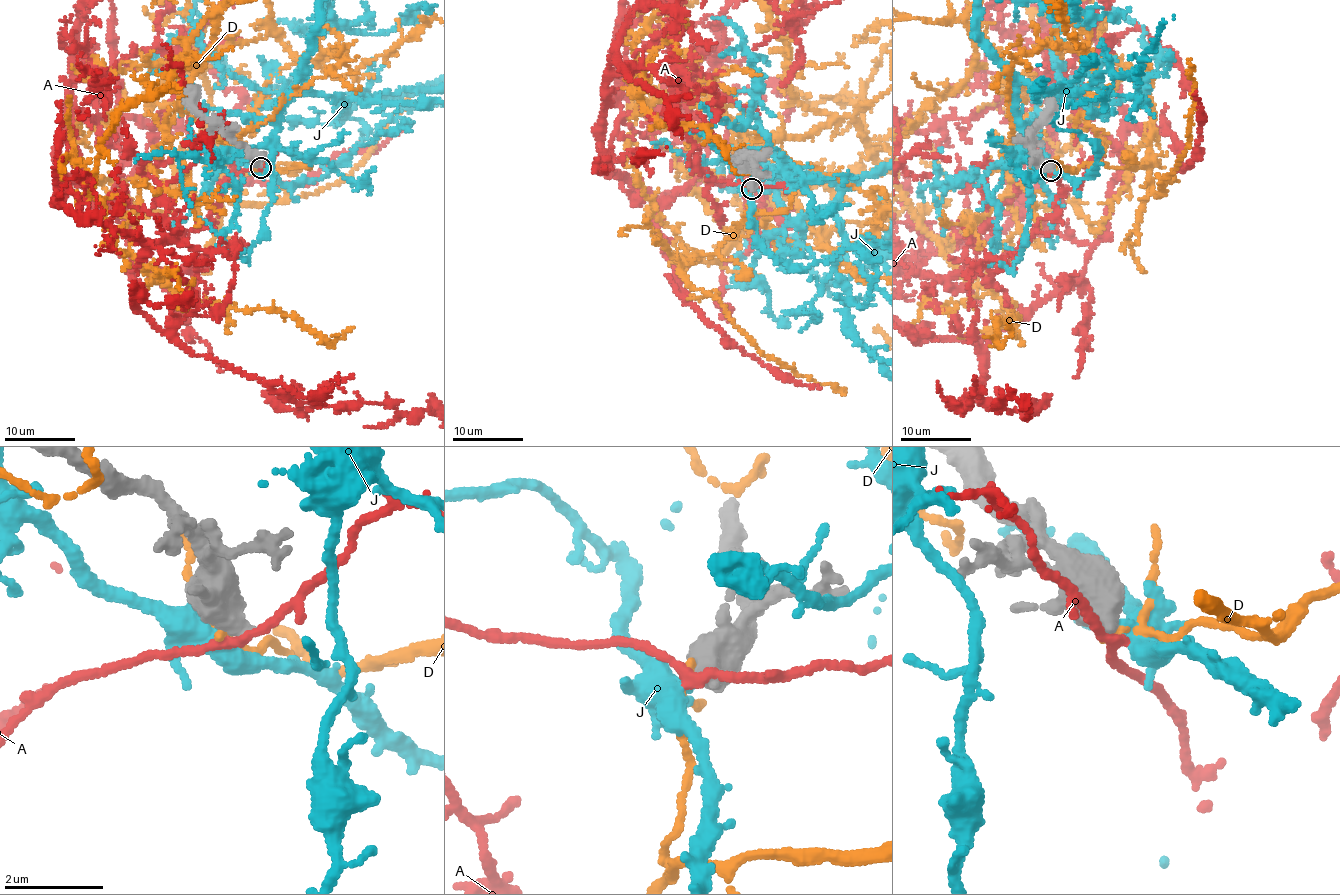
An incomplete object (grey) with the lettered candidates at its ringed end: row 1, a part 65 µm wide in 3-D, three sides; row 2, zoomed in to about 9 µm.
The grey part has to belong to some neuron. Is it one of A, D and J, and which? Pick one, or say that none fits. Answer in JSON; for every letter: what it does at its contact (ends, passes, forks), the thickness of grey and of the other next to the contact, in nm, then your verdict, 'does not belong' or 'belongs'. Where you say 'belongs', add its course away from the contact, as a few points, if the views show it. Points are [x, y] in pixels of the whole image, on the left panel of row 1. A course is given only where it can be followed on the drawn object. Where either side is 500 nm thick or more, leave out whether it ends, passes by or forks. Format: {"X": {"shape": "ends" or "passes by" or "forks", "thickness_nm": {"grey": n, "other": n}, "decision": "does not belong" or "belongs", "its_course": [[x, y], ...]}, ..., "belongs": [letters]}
{"A": {"thickness_nm": {"grey": 650, "other": 180}, "decision": "does not belong"}, "D": {"thickness_nm": {"grey": 700, "other": 120}, "decision": "does not belong"}, "J": {"thickness_nm": {"grey": 750, "other": 320}, "decision": "does not belong"}, "belongs": []}

